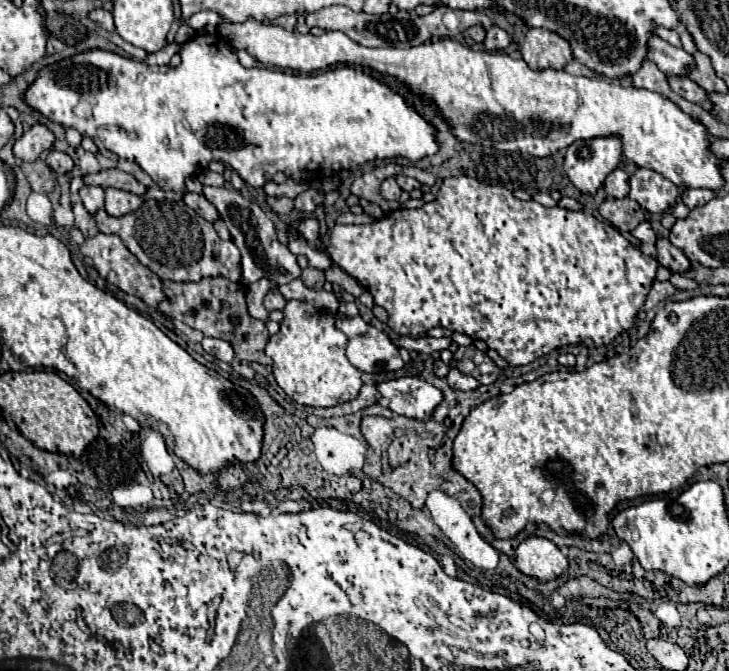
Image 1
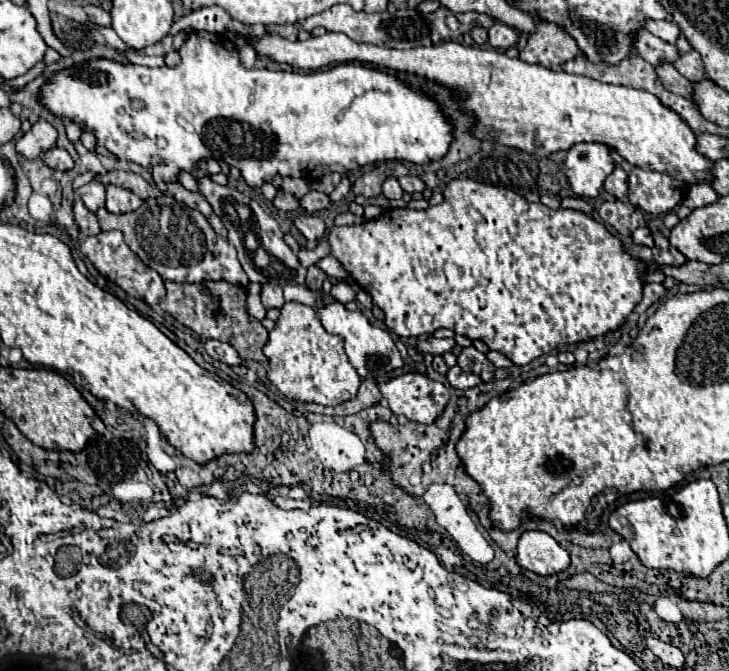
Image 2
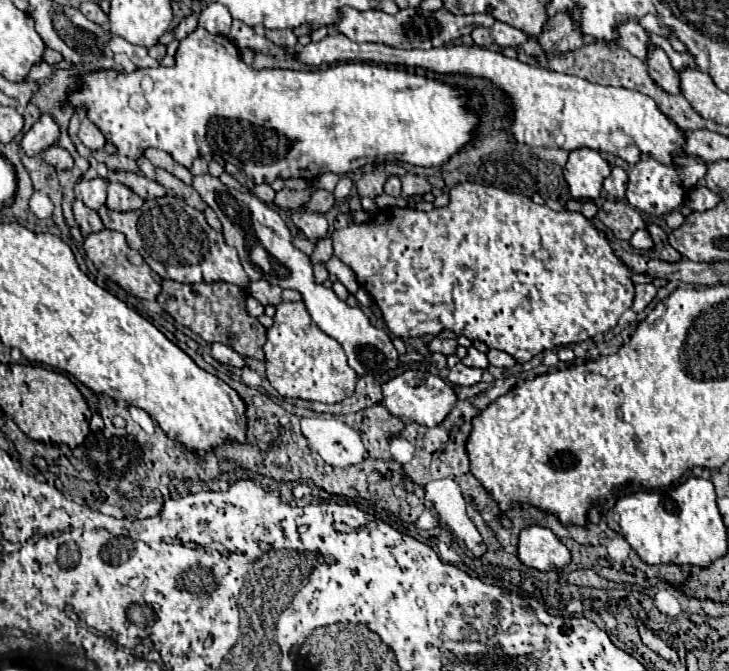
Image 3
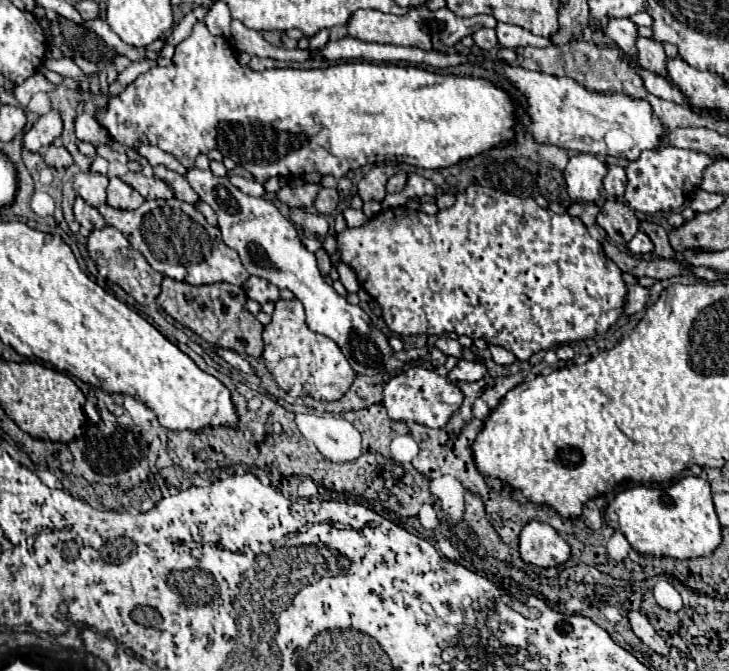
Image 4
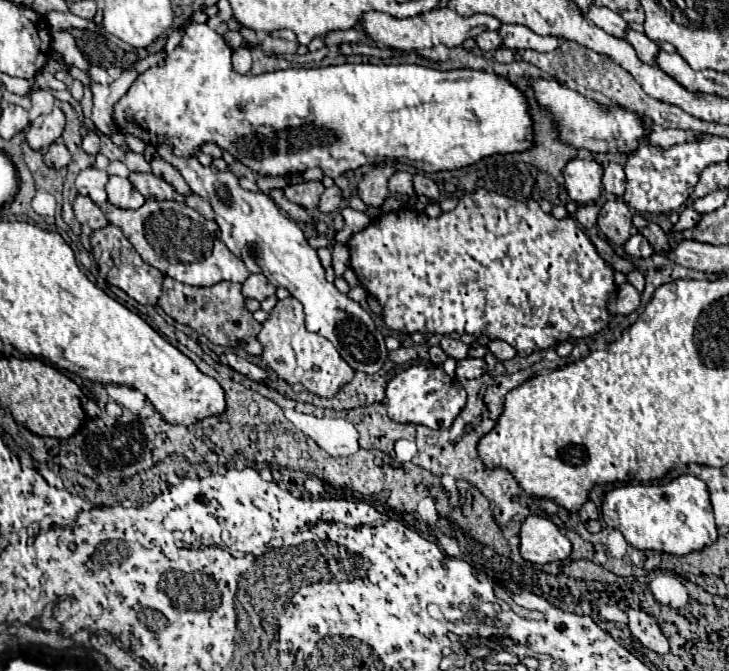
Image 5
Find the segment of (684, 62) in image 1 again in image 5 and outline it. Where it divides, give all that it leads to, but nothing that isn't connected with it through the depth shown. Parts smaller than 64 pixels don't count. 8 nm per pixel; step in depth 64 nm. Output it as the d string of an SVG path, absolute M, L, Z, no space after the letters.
M596 2L590 4L586 18L590 22L594 22L596 26L600 26L602 30L606 30L608 34L618 36L618 38L624 38L624 28L628 28L628 22L618 12L608 10L608 8L600 8Z

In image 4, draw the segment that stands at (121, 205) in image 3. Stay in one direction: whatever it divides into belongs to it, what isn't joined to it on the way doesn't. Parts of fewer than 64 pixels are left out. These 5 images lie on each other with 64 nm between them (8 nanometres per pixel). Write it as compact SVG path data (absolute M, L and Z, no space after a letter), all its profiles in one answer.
M118 176L110 178L110 184L108 184L108 204L112 208L134 210L134 208L140 208L142 202L144 202L144 198L132 186L128 186L124 180L120 180Z

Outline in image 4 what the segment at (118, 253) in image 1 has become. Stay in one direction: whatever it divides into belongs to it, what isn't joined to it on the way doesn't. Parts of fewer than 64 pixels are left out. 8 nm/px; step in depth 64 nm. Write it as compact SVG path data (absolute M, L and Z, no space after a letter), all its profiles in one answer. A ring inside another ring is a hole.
M106 226L102 230L94 230L88 236L88 252L92 256L92 260L100 266L100 272L104 274L104 278L116 282L126 294L130 294L136 302L140 304L154 304L156 296L160 294L160 284L162 284L162 274L156 272L140 252L136 252L130 242L124 238L124 234L114 228L114 226ZM106 260L106 264L102 262Z

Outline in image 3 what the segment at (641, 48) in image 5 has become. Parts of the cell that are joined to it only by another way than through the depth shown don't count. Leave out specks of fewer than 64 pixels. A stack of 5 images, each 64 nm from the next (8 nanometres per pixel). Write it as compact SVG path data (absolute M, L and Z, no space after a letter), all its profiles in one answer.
M660 46L650 48L644 62L646 62L648 74L652 76L654 82L658 82L668 94L680 94L678 74L676 74L674 68L670 66L668 56L666 56L666 52L664 52Z

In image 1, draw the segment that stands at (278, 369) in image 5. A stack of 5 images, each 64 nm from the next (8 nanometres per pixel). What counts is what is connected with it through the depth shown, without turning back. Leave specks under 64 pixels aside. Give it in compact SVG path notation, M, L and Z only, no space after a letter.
M290 300L284 308L280 332L272 334L266 344L266 356L272 358L272 372L278 386L294 402L304 406L336 406L338 402L354 400L362 386L362 372L356 370L344 354L346 344L346 336L332 328L328 312L316 310L300 300Z

